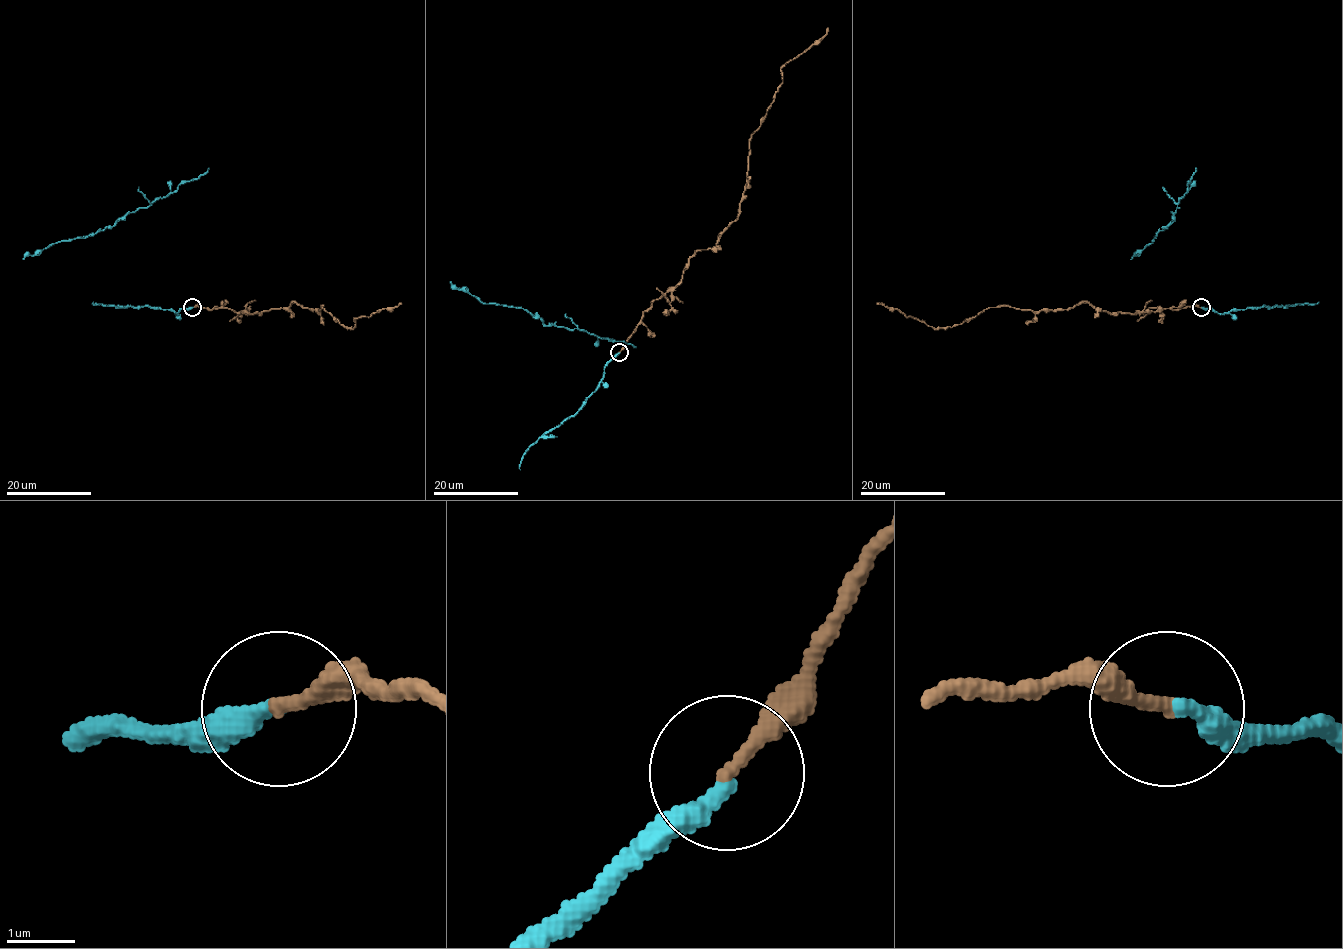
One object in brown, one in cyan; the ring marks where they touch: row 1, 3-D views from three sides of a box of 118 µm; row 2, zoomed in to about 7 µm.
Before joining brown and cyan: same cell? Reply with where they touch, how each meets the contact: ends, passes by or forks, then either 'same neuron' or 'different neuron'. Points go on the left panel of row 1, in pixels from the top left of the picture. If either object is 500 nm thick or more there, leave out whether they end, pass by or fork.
place (192, 307); brown ends; cyan ends; same neuron

